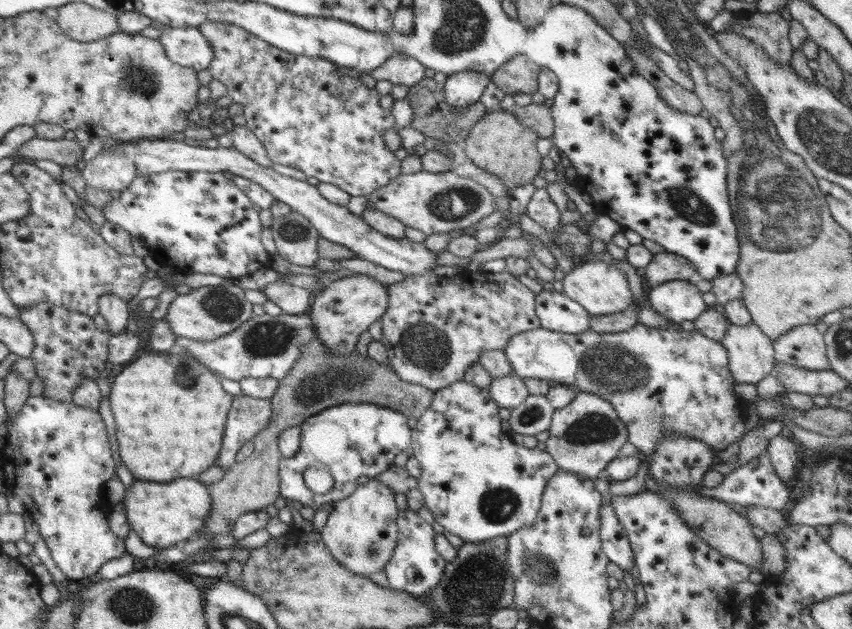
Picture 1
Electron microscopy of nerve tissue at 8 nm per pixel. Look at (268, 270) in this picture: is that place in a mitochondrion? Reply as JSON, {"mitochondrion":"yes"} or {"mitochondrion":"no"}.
{"mitochondrion":"no"}

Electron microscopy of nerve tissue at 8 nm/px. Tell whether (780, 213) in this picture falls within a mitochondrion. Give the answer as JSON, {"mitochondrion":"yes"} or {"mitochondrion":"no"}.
{"mitochondrion":"yes"}

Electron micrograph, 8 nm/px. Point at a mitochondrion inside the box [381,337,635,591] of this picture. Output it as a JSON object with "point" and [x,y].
{"point":[591,429]}

